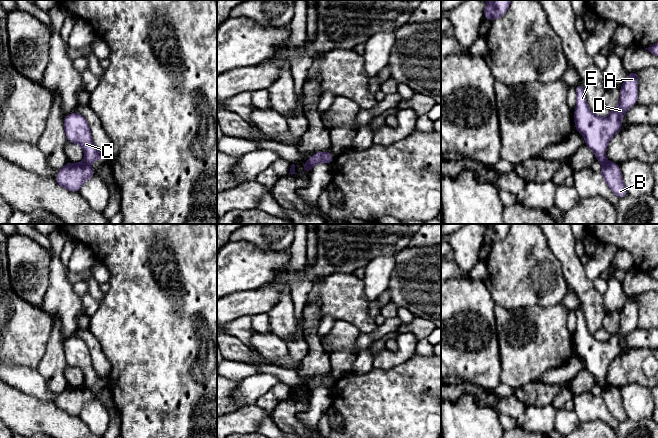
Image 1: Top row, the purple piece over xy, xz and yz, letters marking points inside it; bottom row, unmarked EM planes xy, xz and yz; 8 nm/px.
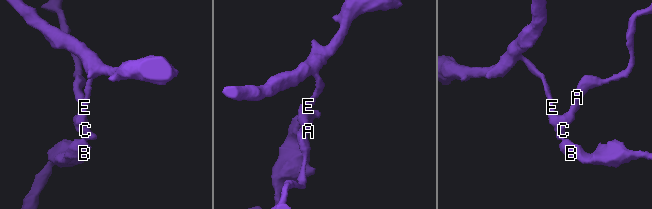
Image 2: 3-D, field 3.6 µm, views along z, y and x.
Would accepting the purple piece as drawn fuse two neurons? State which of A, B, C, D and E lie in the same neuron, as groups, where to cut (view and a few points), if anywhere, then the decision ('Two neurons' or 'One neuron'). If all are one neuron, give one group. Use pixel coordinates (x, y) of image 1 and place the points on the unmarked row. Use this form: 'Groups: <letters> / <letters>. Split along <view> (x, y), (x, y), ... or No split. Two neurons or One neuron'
Groups: A C D E / B. Split along xy (83, 385), (89, 389). Two neurons

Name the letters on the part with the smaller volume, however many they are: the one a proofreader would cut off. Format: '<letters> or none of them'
B

